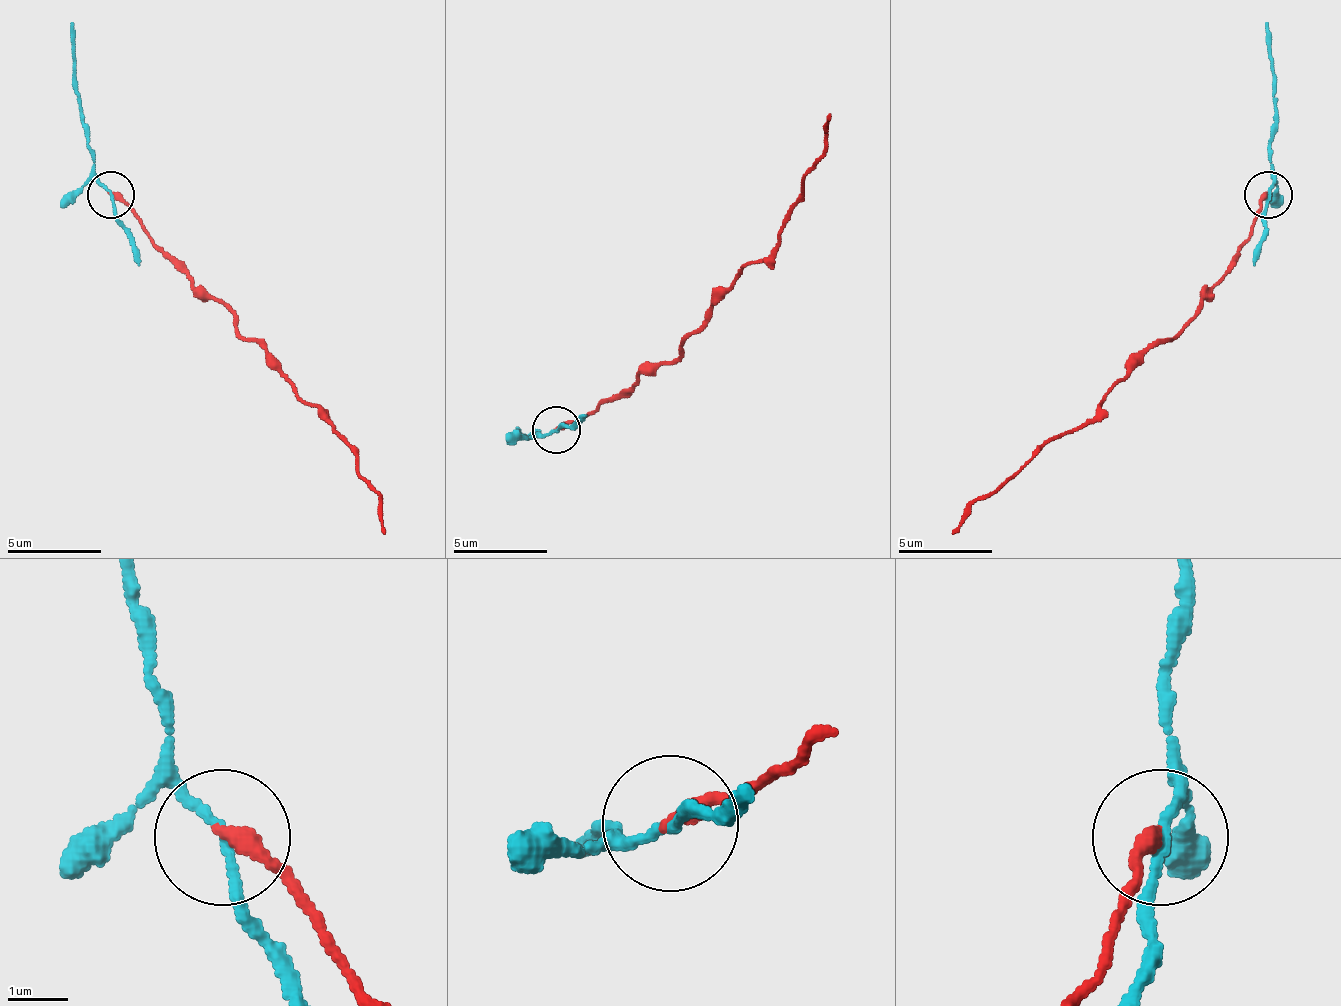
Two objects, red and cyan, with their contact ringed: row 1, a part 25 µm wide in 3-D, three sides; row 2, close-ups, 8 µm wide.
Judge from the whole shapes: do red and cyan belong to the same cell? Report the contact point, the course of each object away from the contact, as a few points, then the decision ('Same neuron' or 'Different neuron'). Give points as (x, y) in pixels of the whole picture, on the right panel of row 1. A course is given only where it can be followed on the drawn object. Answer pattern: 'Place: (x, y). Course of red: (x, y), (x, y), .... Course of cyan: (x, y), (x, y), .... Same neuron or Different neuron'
Place: (1268, 195). Course of red: (1269, 194), (1236, 264), (1213, 288), (1203, 307), (1142, 359), (1090, 420), (1052, 434), (991, 491), (953, 533). Course of cyan: (1269, 194), (1274, 113), (1264, 24). Different neuron

